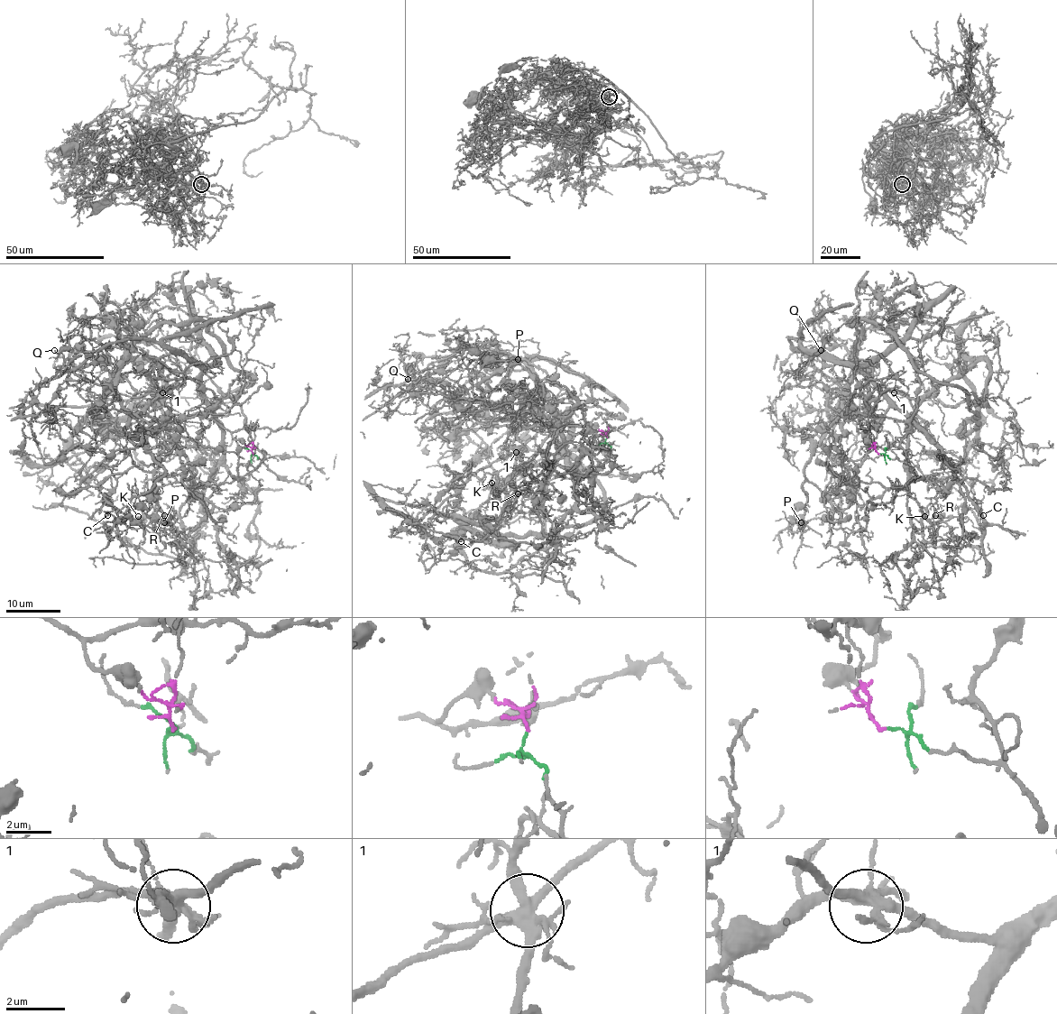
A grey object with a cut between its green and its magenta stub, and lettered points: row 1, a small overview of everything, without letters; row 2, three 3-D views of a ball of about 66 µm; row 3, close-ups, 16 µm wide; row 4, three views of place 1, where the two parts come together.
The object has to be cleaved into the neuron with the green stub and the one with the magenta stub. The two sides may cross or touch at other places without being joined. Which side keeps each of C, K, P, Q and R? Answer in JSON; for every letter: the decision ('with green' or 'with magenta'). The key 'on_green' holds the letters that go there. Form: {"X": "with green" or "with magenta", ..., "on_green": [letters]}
{"C": "with green", "K": "with magenta", "P": "with magenta", "Q": "with green", "R": "with magenta", "on_green": ["C", "Q"]}

